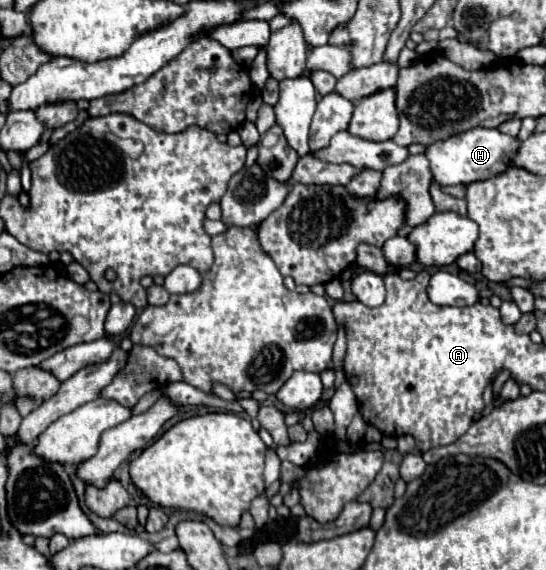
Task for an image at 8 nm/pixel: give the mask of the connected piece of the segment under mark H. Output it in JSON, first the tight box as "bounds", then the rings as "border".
{"bounds":[426,128,520,186],"border":[[[472,128],[470,132],[462,132],[442,142],[434,142],[426,148],[426,156],[430,160],[432,176],[442,186],[452,184],[472,184],[478,180],[488,180],[506,172],[508,164],[514,160],[514,152],[520,148],[520,140],[516,136],[506,136],[498,132],[498,128]]]}

